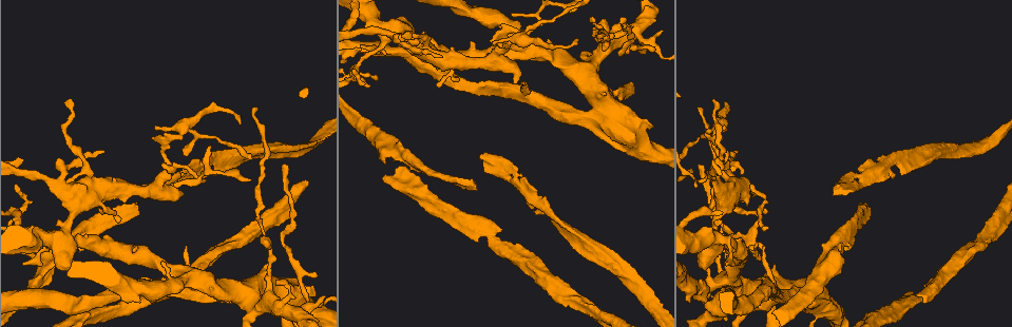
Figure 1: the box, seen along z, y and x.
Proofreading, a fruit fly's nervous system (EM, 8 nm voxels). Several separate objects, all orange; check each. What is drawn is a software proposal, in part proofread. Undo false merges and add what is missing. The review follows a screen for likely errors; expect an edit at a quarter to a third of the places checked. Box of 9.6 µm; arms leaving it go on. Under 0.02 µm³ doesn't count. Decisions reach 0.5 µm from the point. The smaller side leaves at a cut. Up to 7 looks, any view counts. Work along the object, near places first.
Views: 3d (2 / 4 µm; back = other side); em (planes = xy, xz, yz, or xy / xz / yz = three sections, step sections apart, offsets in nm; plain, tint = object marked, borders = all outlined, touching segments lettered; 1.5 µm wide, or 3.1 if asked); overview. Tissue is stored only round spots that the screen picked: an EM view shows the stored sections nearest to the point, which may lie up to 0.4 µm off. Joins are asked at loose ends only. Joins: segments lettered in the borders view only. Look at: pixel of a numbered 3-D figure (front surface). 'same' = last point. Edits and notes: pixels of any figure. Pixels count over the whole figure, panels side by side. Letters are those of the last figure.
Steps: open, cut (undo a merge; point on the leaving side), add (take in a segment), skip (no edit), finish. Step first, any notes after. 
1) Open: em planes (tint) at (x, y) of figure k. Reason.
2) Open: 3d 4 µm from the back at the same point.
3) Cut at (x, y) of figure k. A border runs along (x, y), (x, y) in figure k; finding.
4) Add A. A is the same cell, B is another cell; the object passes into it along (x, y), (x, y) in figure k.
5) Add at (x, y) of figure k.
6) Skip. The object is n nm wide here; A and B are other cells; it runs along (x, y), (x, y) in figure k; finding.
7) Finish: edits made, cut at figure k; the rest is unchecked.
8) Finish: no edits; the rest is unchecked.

Open: 3d 2 µm at (323, 305) of figure 1. Calibre changes.

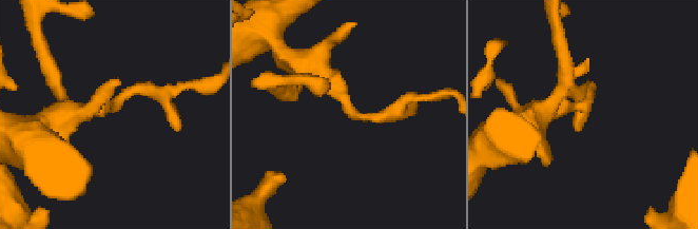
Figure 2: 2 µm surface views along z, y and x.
Open: em 3.1 µm planes (borders) at (344, 99) of figure 2.

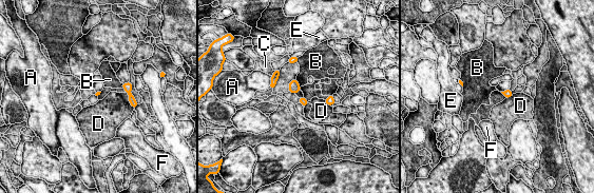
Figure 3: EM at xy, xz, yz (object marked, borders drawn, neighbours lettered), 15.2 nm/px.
Skip. The object is 70 nm wide here; A, B, C, D, E and F are other cells; a border runs along (295, 79), (300, 87) in figure 3; continuous, no second cell.

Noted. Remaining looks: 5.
Open: 3d 4 µm at (623, 18) of figure 1. Tapers out.

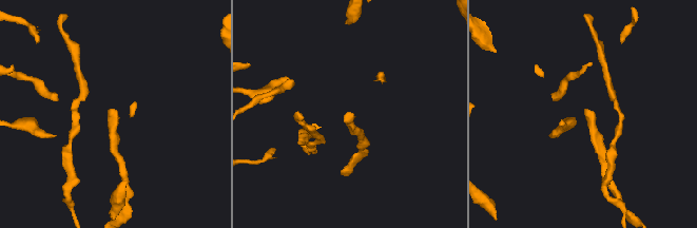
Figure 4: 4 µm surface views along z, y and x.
Open: em planes (tint) at (347, 112) of figure 4. Need the tissue.

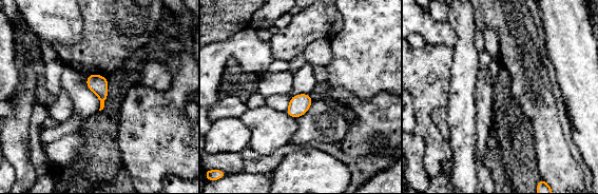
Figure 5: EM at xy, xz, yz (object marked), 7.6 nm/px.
Open: em planes (borders) at the same point.

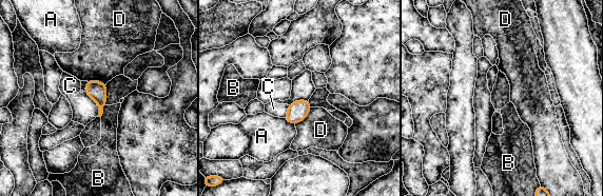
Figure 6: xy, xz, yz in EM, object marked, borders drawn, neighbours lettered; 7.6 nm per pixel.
Skip. A, B, C and D are other cells; a border runs along (312, 108), (308, 115), (295, 124) in figure 6; no lettered segment goes on from it.

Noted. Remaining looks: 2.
Open: em yz step 8 (plain) at (879, 168) of figure 1. A fork.

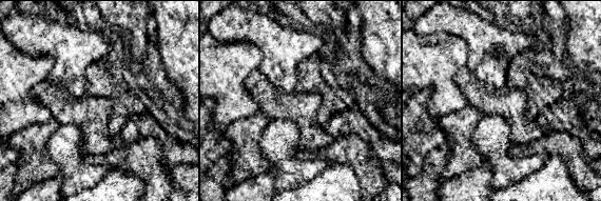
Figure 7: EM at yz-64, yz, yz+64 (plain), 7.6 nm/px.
Open: em yz step 8 (borders) at the same point. What lies round it.

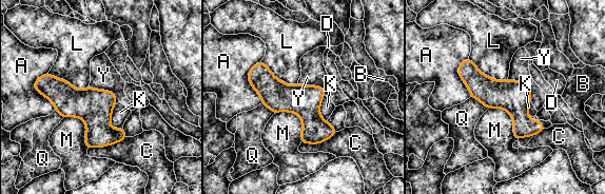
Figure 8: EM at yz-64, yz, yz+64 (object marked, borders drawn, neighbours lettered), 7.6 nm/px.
Skip. The longest contact is with L, 340 nm; A, B, C, D, K, L, M, Q and Y are other cells; it runs along (462, 66), (541, 128) in figure 8; all the same cell.

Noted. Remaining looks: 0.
Finish: no edits; the rest is unchecked.

